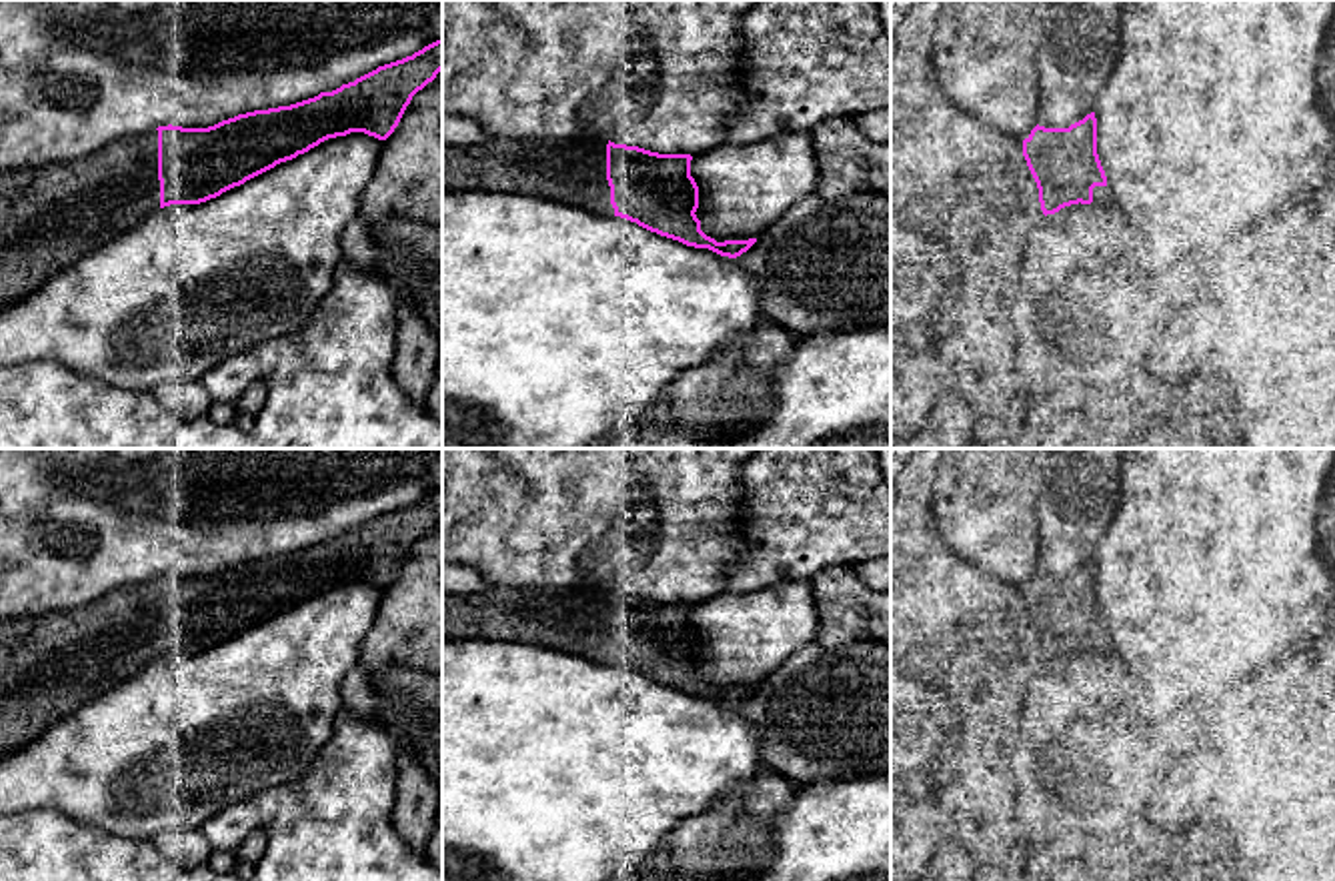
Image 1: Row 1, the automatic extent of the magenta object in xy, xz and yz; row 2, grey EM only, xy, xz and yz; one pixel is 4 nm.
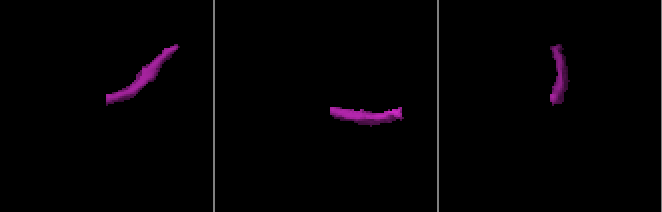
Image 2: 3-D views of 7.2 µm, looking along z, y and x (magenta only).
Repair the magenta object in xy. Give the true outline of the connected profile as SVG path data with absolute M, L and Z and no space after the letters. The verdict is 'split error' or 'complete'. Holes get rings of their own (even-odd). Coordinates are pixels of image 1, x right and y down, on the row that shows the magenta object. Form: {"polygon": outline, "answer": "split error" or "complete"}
{"polygon": "M442 38L314 98L254 110L208 128L158 126L82 158L0 170L0 310L170 204L200 204L350 132L386 140L412 96L442 70Z", "answer": "split error"}

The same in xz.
{"polygon": "M488 136L474 146L442 144L442 192L486 190L564 202L737 258L757 238L717 242L701 230L691 160L691 154L658 154L608 138Z", "answer": "split error"}

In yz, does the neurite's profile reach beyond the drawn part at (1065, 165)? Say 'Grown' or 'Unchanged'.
Grown

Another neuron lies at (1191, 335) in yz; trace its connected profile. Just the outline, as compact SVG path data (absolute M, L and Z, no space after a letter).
M1205 292L1177 312L1153 342L1143 368L1161 380L1185 384L1195 376L1225 332L1217 302Z

